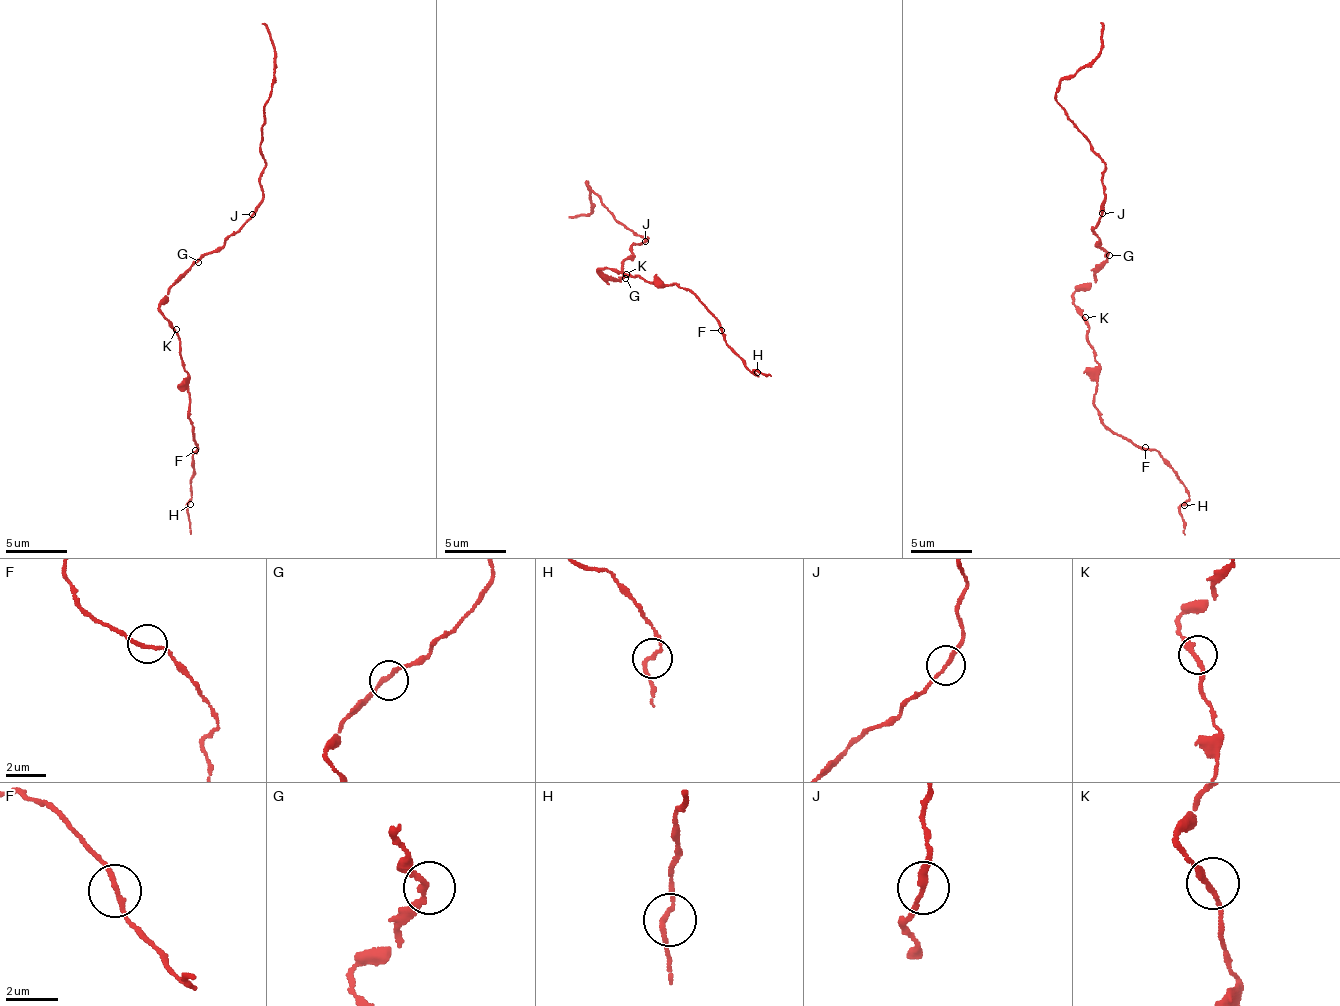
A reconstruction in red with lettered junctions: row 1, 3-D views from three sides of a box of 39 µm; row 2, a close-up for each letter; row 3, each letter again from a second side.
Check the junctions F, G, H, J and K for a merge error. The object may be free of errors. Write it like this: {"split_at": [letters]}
{"split_at": []}

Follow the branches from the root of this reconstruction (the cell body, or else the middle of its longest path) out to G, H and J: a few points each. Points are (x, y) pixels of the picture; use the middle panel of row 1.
G: (612, 281), (625, 278)
H: (612, 281), (607, 283), (600, 270), (616, 268), (649, 283), (685, 289), (711, 311), (745, 367), (757, 372)
J: (612, 281), (620, 278), (625, 258), (632, 258), (634, 243), (645, 241)

